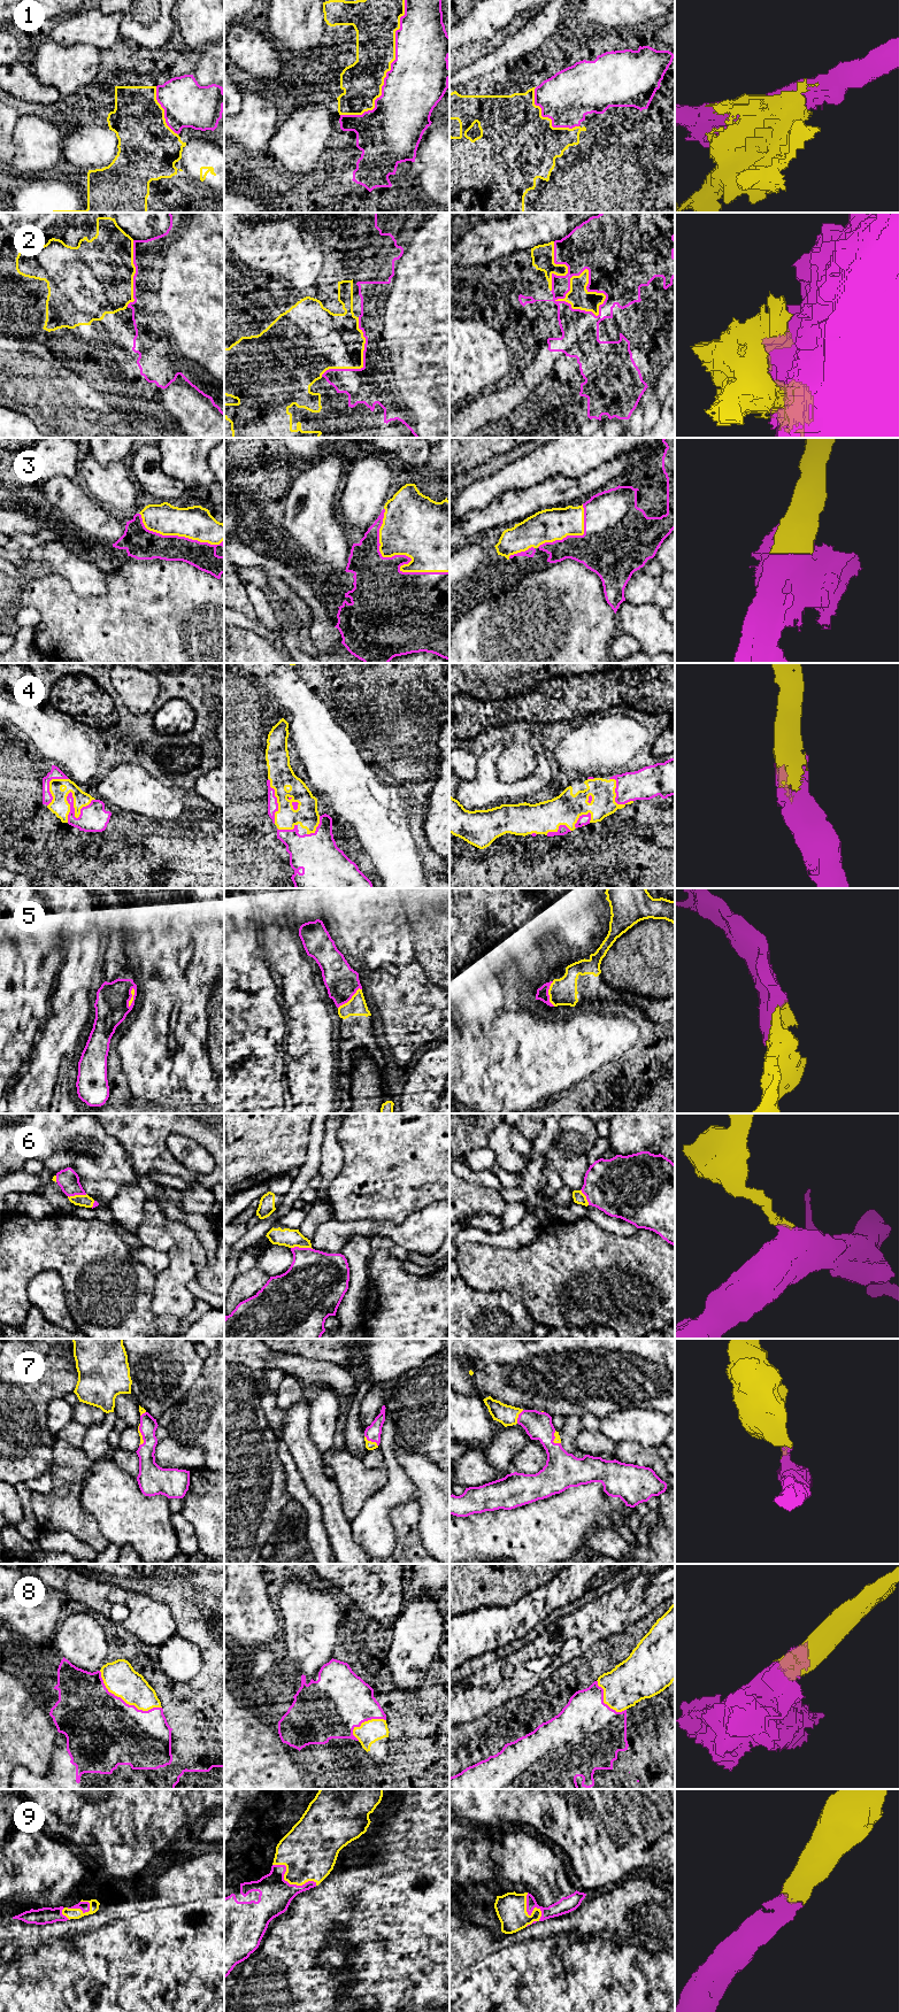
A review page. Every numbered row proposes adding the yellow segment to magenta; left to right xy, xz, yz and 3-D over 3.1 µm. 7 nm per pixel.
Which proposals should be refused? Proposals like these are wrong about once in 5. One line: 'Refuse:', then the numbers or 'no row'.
Refuse: 1, 2

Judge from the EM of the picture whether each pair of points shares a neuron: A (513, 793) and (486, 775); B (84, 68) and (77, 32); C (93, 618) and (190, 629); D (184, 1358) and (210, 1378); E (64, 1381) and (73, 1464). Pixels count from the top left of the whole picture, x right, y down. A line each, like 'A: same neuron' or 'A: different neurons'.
A: same neuron
B: different neurons
C: same neuron
D: different neurons
E: different neurons

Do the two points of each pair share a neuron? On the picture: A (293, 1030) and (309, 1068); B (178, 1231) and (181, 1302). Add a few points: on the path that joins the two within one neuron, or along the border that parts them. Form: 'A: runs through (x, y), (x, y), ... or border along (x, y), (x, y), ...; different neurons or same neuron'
A: border along (330, 1048), (324, 1058), (291, 1055), (284, 1073); different neurons
B: runs through (184, 1248), (184, 1267), (181, 1272), (181, 1285); same neuron

